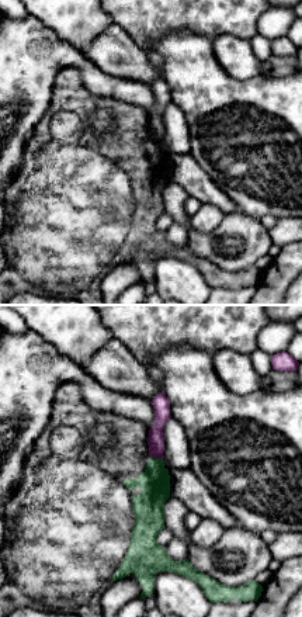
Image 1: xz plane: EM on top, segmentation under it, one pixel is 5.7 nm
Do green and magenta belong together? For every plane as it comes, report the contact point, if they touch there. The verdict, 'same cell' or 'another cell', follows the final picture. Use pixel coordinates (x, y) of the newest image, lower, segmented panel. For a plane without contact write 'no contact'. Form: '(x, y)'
(155, 457)

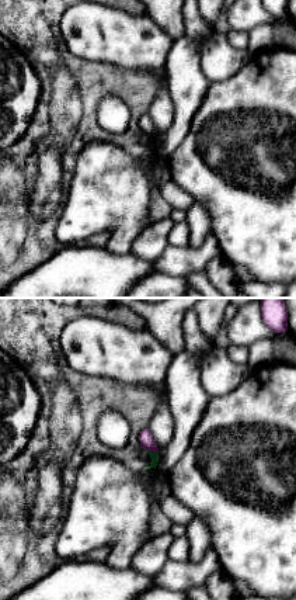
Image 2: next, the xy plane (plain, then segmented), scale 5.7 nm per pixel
(150, 451)

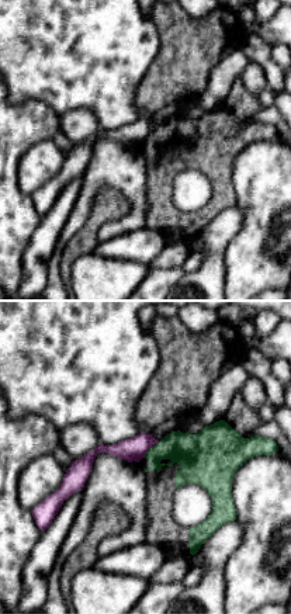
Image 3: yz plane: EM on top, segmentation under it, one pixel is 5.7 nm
(149, 448)

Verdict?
another cell

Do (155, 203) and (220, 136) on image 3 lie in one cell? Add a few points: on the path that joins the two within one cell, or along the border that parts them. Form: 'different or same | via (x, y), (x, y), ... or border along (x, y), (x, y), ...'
same | via (165, 183), (165, 176), (200, 144)

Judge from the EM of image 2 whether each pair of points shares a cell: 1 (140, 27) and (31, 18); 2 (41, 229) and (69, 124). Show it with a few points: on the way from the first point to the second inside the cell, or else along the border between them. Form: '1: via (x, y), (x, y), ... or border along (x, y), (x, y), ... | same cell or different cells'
1: border along (62, 14), (59, 35), (69, 52) | different cells
2: via (45, 203), (45, 151) | same cell

